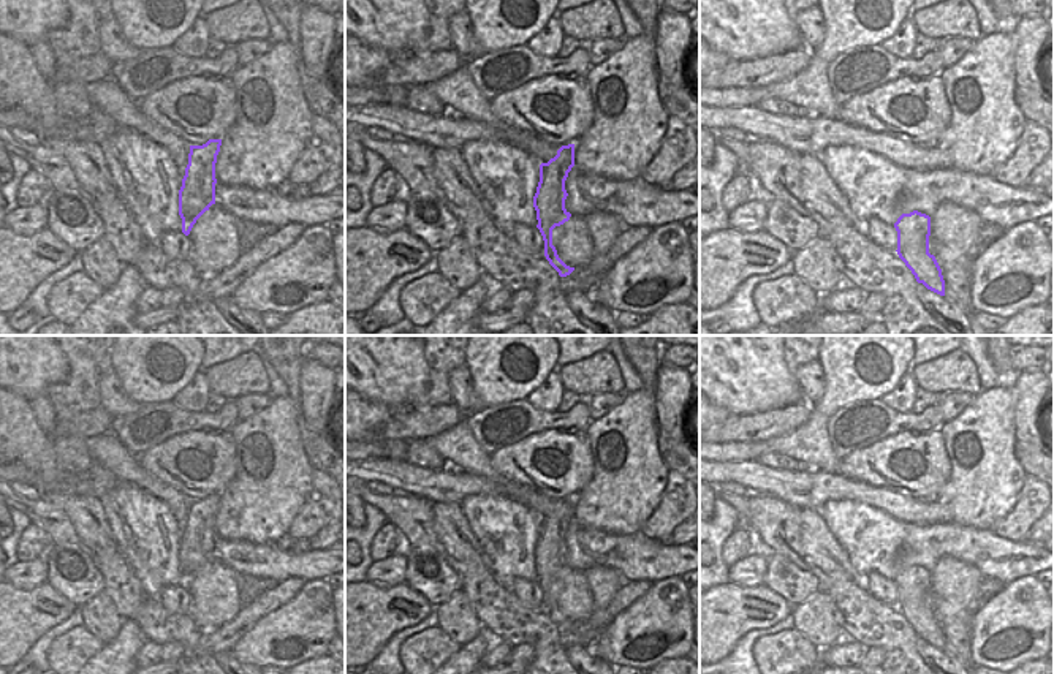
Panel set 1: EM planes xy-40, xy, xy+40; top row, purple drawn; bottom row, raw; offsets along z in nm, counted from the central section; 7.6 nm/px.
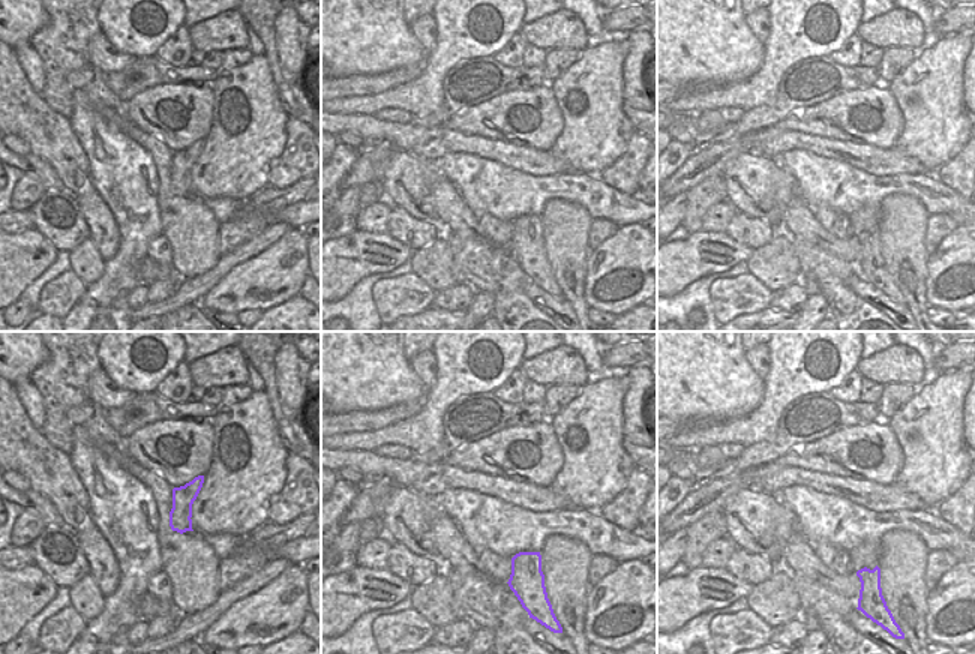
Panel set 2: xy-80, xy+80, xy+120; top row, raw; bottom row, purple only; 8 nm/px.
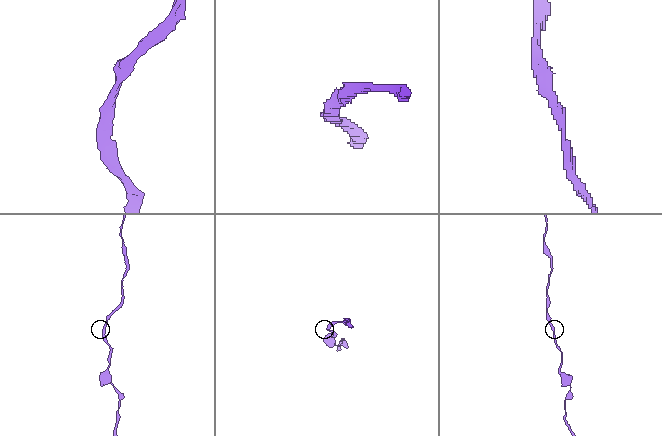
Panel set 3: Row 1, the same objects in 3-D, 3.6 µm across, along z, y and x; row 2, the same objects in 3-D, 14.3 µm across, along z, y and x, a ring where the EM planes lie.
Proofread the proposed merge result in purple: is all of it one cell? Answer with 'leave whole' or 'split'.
leave whole

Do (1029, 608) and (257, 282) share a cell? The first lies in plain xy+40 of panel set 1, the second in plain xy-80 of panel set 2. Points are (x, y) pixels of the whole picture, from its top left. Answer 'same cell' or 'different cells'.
same cell

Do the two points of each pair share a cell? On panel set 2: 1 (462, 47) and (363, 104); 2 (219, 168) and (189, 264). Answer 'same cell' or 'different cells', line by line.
1: same cell
2: different cells

